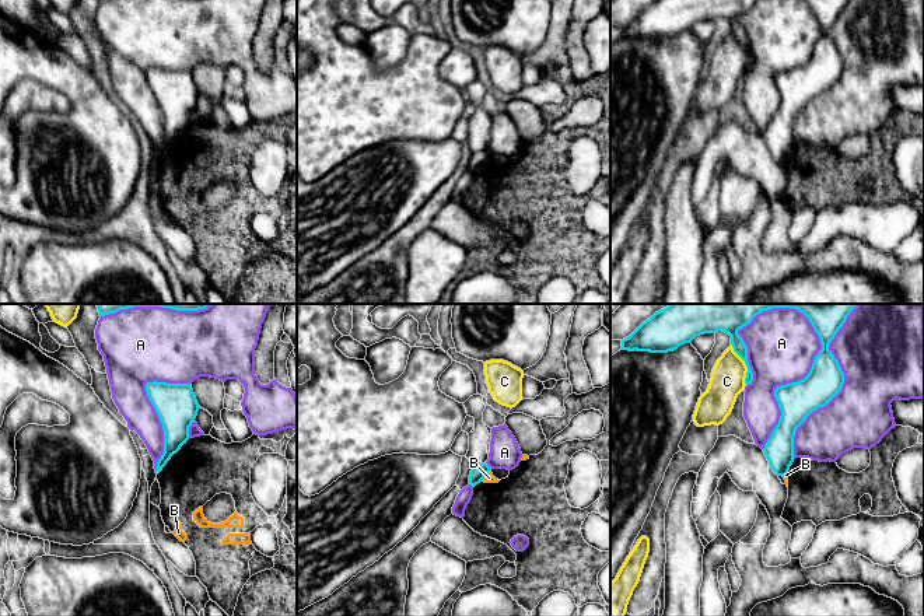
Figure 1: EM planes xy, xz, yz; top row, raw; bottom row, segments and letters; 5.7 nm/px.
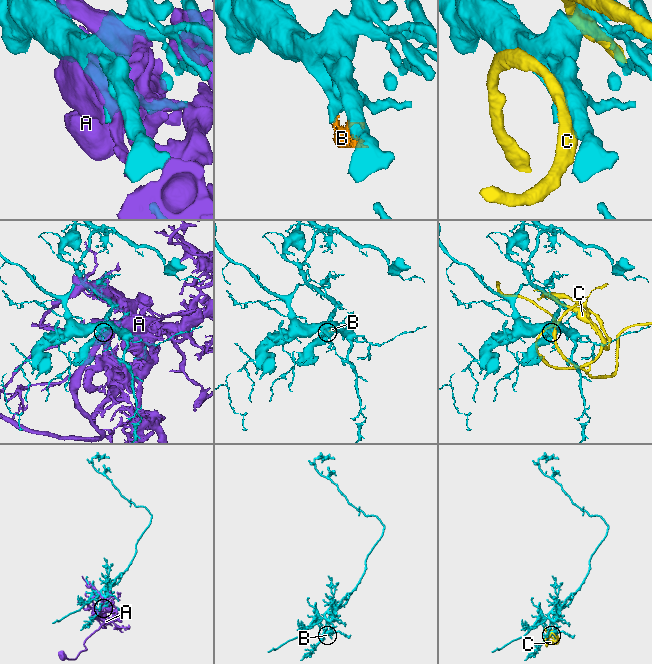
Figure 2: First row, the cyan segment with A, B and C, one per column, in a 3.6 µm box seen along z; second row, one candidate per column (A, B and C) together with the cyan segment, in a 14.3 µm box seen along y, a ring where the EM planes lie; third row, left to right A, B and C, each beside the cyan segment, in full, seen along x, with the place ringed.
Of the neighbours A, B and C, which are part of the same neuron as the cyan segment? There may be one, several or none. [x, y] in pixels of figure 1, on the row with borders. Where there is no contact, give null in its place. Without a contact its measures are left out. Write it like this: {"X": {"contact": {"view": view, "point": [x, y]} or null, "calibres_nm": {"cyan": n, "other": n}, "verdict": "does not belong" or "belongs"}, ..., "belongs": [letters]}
{"A": {"contact": {"view": "yz", "point": [795, 382]}, "calibres_nm": {"cyan": 220, "other": 400}, "verdict": "does not belong"}, "B": {"contact": {"view": "xz", "point": [486, 473]}, "calibres_nm": {"cyan": 90, "other": 60}, "verdict": "does not belong"}, "C": {"contact": {"view": "yz", "point": [745, 363]}, "calibres_nm": {"cyan": 130, "other": 200}, "verdict": "does not belong"}, "belongs": []}

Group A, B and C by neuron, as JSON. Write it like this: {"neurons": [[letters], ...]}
{"neurons": [["A"], ["B"], ["C"]]}

